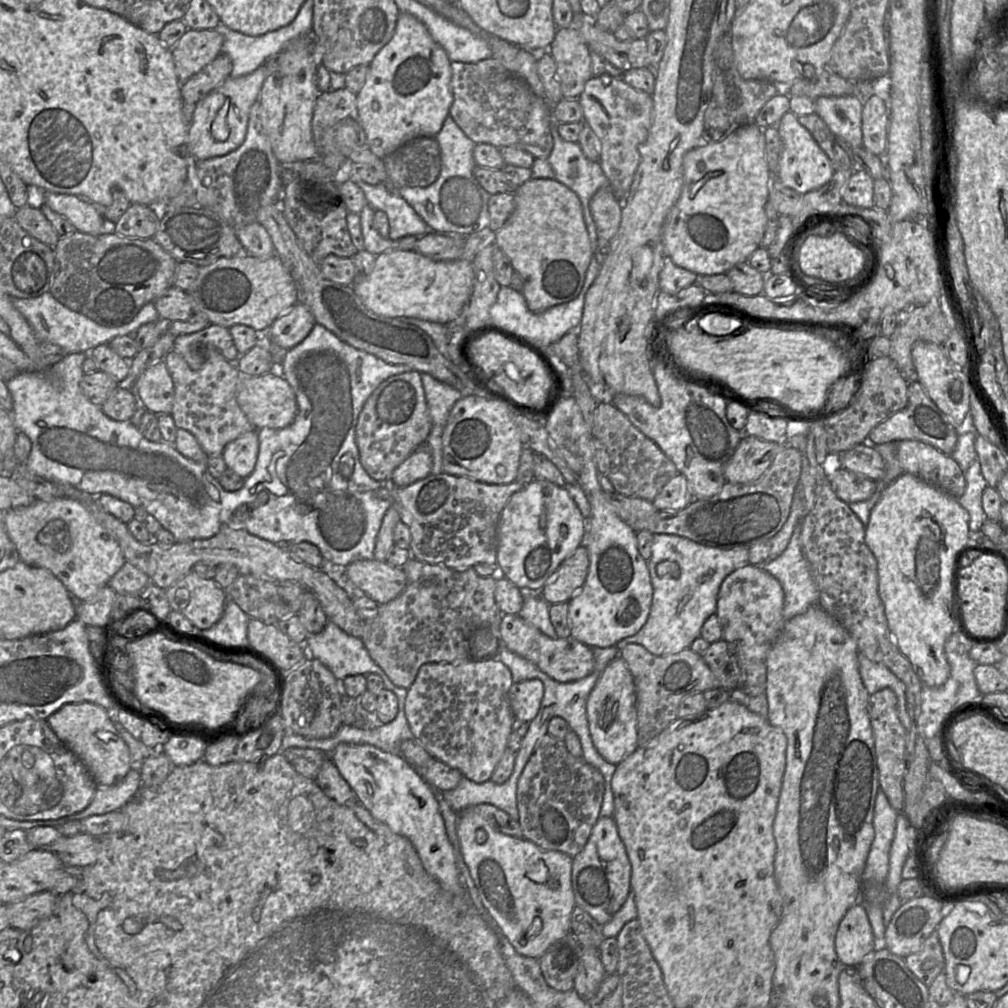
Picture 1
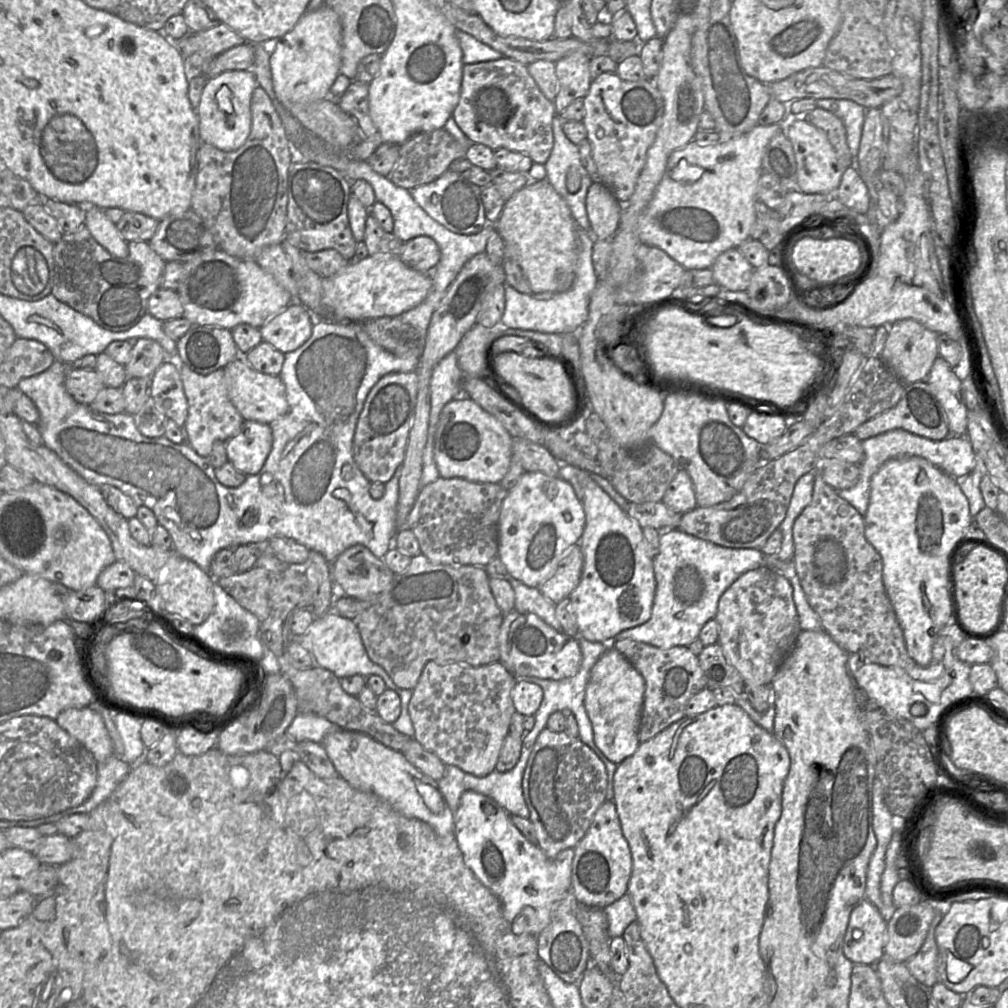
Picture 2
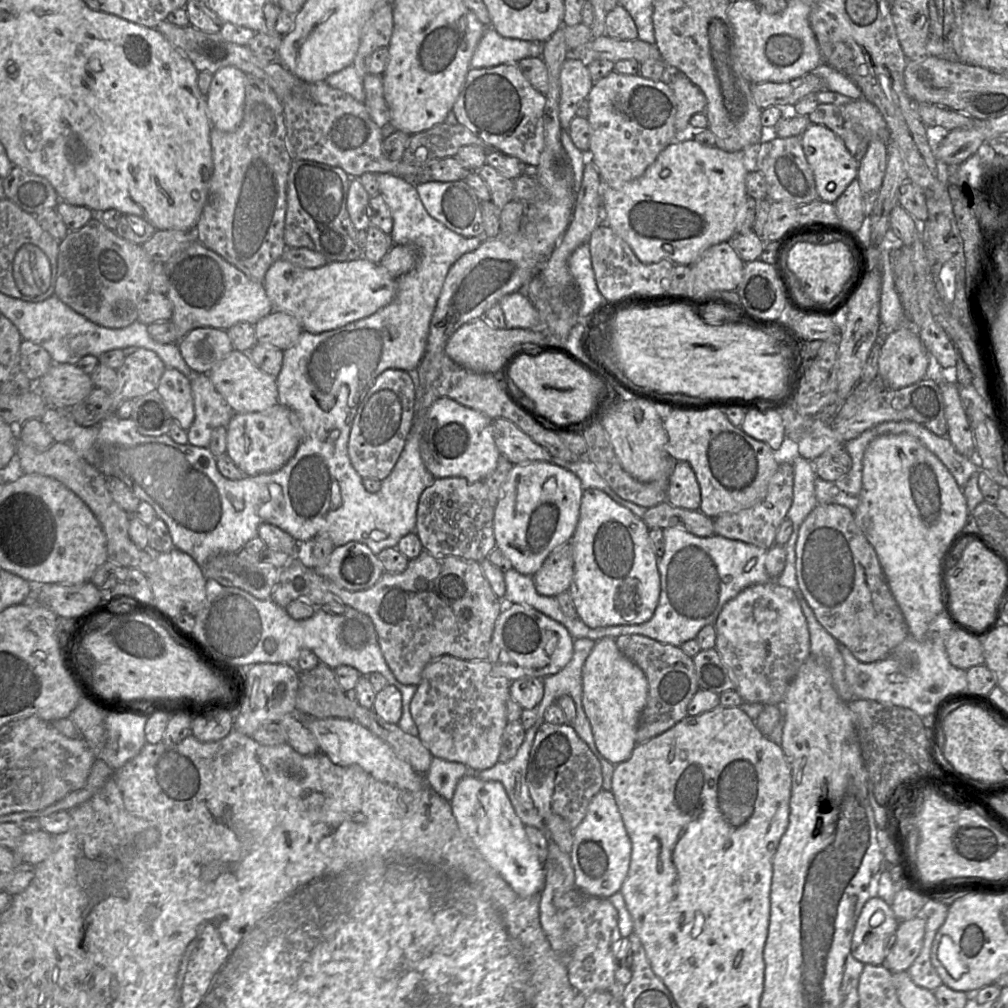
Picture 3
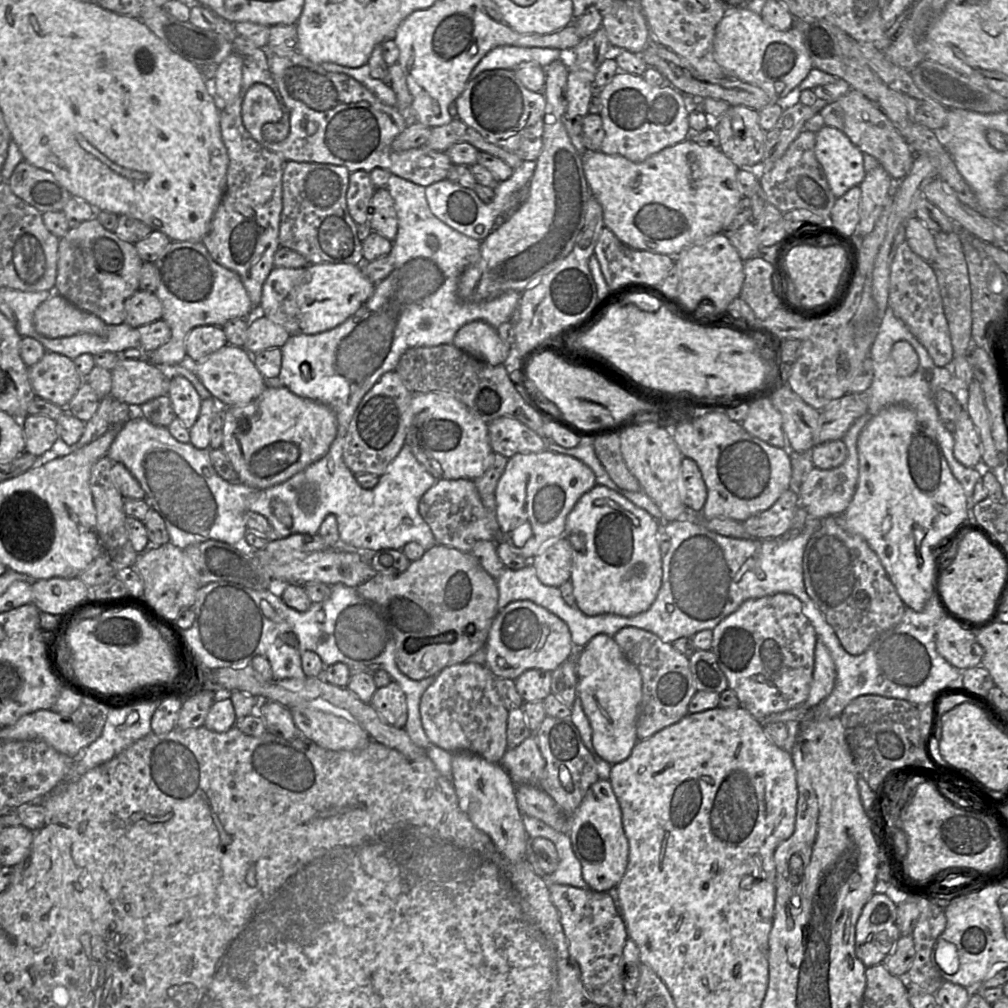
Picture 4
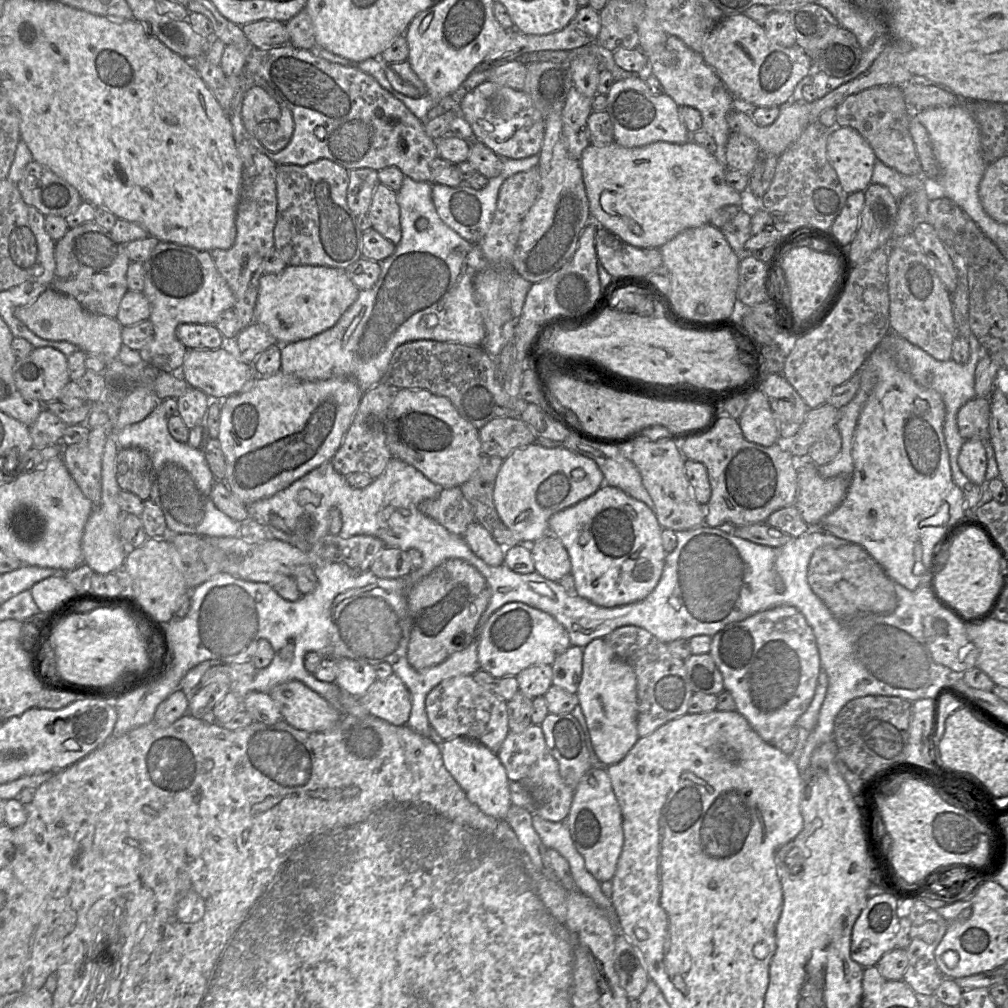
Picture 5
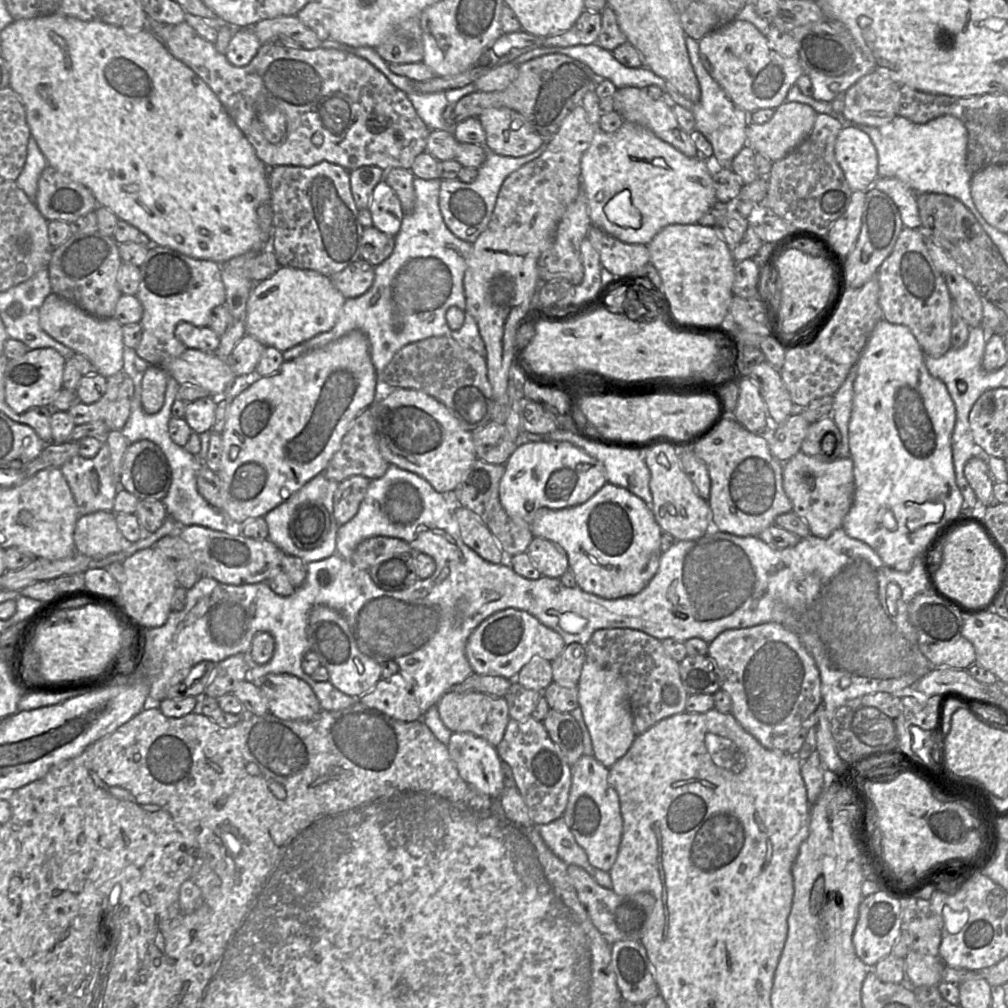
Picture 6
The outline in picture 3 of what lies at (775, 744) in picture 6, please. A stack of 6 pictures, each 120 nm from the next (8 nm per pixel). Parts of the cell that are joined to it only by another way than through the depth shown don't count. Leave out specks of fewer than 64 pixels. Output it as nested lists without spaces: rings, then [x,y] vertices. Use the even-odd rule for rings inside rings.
[[[774,582],[749,586],[723,606],[713,625],[715,648],[742,700],[782,705],[790,682],[810,655],[808,625],[795,593]]]

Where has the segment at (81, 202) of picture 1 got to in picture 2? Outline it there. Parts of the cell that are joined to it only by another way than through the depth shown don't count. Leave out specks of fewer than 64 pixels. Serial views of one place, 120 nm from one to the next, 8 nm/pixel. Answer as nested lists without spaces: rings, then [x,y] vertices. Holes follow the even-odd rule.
[[[96,206],[85,207],[84,226],[92,237],[112,255],[124,258],[128,255],[128,242],[122,238],[116,225],[108,219],[105,211]]]

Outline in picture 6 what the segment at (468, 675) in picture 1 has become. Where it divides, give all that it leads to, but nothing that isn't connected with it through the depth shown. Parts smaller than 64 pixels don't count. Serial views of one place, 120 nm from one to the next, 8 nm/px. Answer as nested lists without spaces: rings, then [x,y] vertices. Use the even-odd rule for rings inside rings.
[[[447,691],[436,704],[444,725],[452,732],[469,732],[497,747],[509,722],[508,703],[504,697],[483,692],[456,693]]]

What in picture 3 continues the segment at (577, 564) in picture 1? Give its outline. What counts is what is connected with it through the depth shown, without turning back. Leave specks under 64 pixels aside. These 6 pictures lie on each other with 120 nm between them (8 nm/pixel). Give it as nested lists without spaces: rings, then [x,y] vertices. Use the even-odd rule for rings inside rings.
[[[567,542],[554,549],[533,575],[536,591],[543,596],[556,597],[569,591],[573,575],[573,546]]]

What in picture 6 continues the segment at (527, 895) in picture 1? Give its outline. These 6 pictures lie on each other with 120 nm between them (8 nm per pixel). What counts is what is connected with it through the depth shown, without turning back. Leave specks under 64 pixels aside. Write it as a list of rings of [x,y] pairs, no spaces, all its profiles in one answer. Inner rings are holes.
[[[452,732],[447,748],[463,780],[485,795],[500,798],[506,786],[496,747],[472,733]]]

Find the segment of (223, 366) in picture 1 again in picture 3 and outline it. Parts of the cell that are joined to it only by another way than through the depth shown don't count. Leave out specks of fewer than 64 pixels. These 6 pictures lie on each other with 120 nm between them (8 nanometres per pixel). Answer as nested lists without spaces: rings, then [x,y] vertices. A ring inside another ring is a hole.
[[[194,374],[190,383],[195,417],[187,430],[188,443],[209,447],[212,431],[217,427],[227,426],[235,413],[217,391],[208,374]]]

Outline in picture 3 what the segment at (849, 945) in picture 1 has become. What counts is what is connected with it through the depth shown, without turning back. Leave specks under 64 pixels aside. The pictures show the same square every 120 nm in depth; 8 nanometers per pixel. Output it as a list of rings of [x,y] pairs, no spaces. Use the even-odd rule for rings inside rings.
[[[872,895],[864,904],[857,919],[852,936],[851,954],[862,964],[884,965],[885,958],[890,950],[888,932],[893,931],[893,944],[899,920],[896,918],[890,904],[876,895]]]

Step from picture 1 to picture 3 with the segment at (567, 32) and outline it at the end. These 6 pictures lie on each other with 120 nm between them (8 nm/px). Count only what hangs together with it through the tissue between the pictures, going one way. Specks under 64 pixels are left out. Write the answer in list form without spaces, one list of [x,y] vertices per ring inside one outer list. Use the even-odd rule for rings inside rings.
[[[568,57],[561,68],[560,84],[559,119],[561,128],[568,130],[578,103],[587,98],[594,82],[584,61]]]

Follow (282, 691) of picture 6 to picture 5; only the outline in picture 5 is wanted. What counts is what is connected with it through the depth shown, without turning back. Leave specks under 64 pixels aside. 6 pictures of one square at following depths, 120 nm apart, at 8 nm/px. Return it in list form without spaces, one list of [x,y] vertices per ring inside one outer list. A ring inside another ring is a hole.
[[[298,680],[275,686],[269,693],[282,719],[296,729],[322,732],[335,726],[342,711]]]

